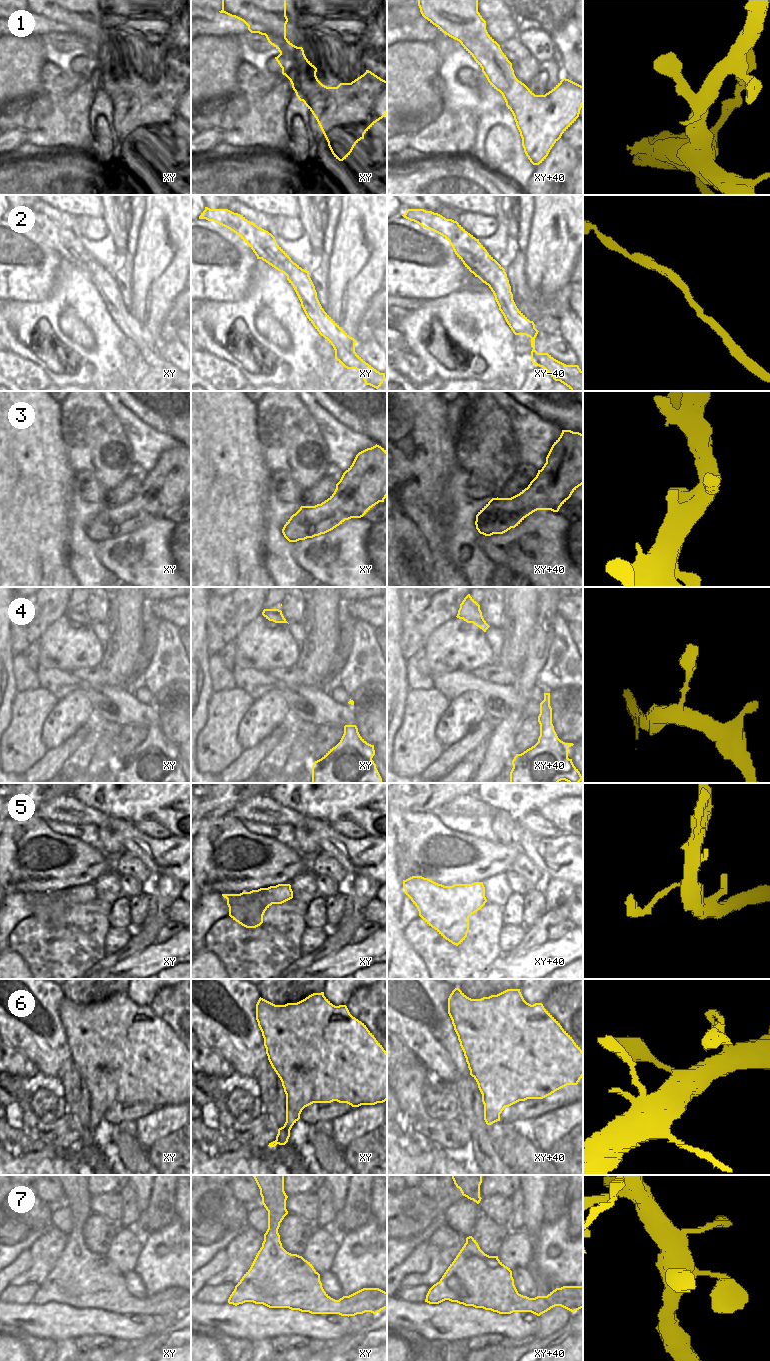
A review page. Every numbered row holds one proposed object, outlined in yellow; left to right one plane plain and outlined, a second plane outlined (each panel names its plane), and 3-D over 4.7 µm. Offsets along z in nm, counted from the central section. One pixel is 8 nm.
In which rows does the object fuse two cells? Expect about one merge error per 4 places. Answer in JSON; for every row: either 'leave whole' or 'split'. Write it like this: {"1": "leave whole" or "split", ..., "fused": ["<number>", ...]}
{"1": "leave whole", "2": "leave whole", "3": "leave whole", "4": "leave whole", "5": "leave whole", "6": "leave whole", "7": "leave whole", "fused": []}

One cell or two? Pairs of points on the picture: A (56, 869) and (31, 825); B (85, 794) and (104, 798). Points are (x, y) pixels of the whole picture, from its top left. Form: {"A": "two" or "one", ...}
{"A": "one", "B": "one"}

